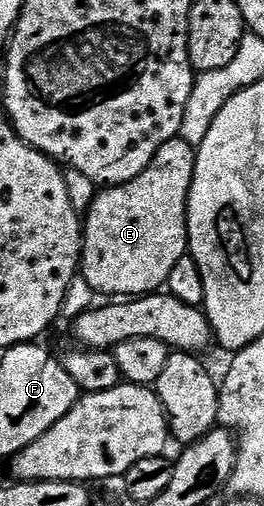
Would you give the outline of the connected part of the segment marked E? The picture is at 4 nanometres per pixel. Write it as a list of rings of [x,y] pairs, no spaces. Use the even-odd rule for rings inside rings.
[[[176,137],[166,142],[152,160],[150,167],[136,180],[123,186],[111,186],[98,192],[90,211],[84,214],[84,237],[80,274],[88,280],[91,291],[110,296],[145,296],[161,291],[172,268],[187,257],[190,237],[186,223],[186,205],[194,175],[195,147]]]

